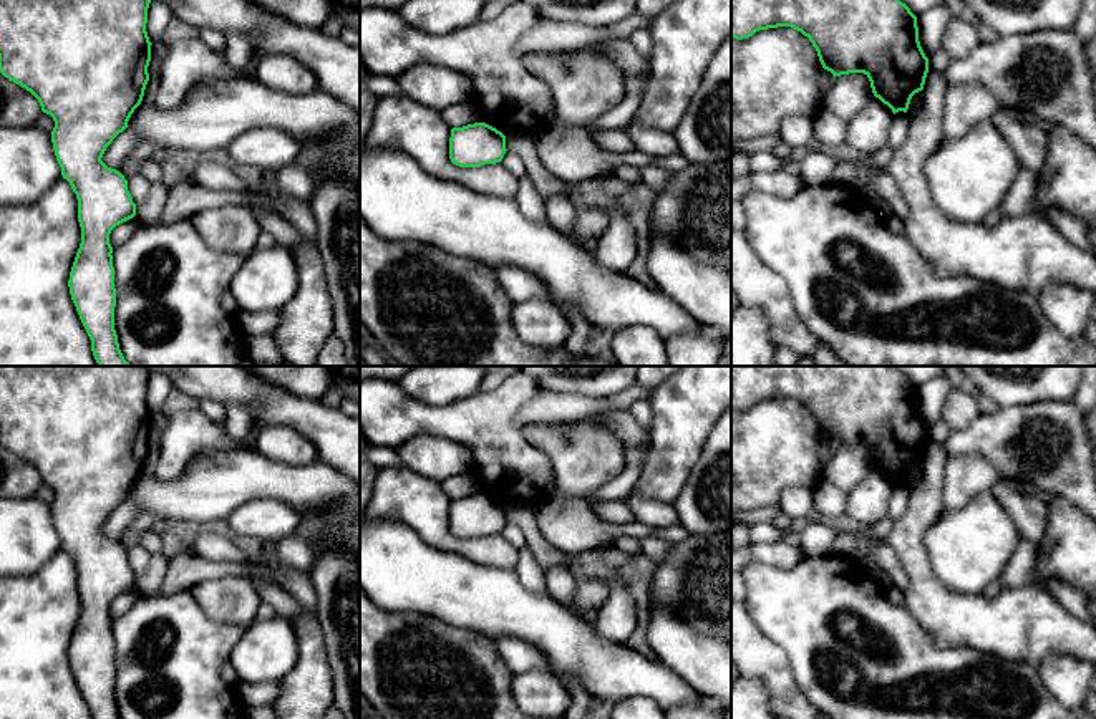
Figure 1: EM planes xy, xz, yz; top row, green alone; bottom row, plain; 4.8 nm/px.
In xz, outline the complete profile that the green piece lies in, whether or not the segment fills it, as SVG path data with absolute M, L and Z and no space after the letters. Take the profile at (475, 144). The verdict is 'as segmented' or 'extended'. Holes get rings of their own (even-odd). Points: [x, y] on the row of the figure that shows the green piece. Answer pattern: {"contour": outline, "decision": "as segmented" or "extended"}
{"contour": "M486 123L451 129L449 159L459 167L501 162L506 151L506 136Z", "decision": "as segmented"}

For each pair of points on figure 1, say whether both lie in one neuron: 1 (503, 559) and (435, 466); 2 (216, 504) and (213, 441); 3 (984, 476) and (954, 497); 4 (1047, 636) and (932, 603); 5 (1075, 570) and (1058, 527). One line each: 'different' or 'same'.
1: different
2: different
3: same
4: same
5: same

